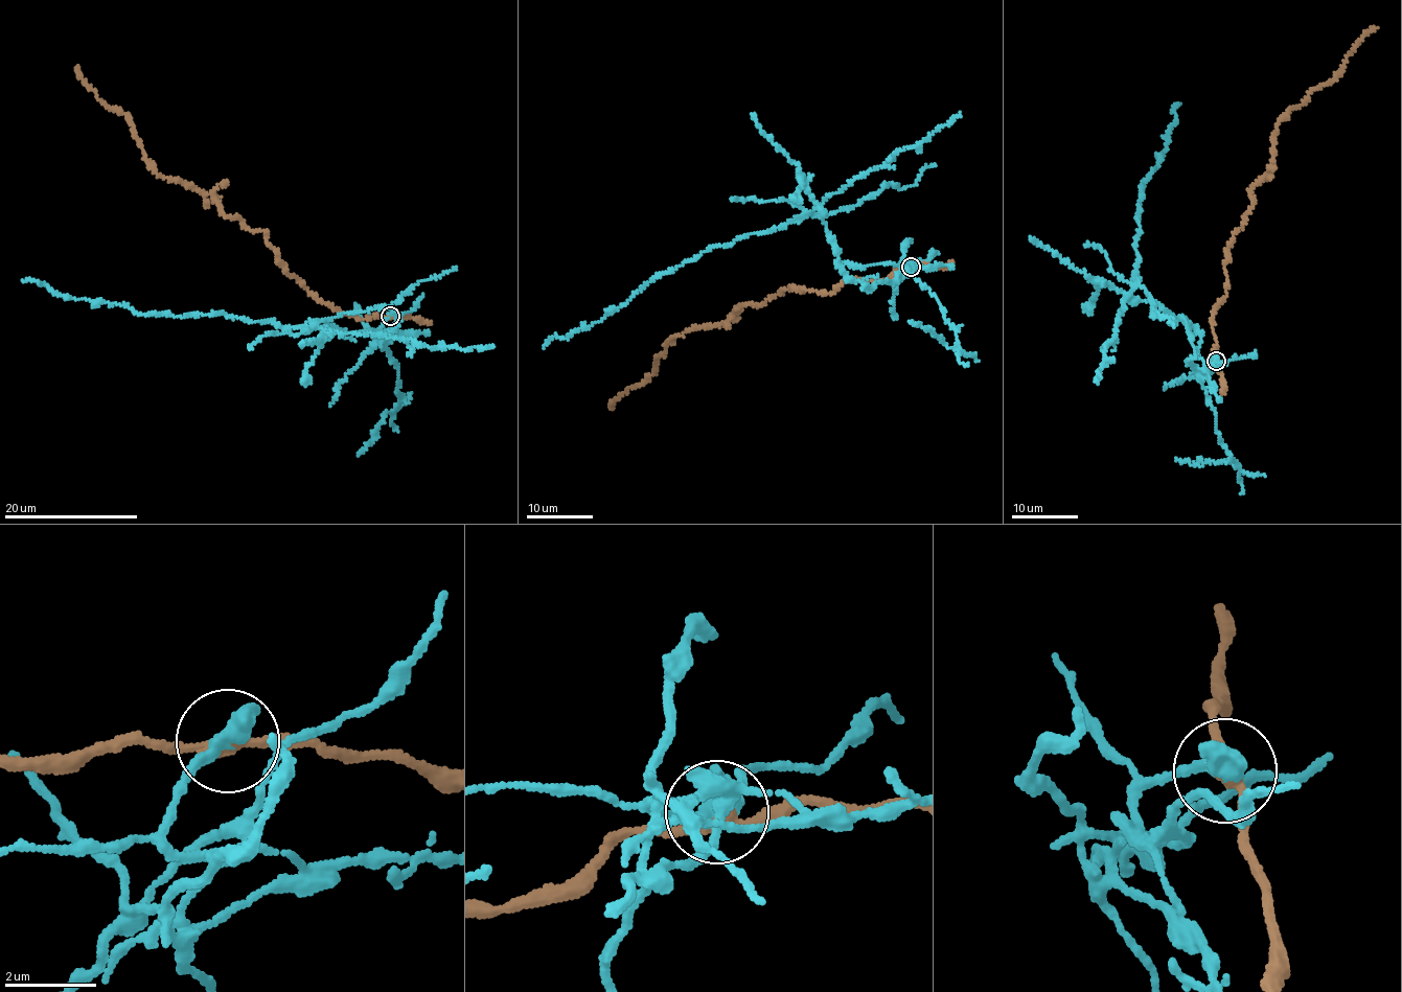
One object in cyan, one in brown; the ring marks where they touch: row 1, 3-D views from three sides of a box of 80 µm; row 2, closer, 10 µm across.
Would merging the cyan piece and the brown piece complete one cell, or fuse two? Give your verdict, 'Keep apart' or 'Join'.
Keep apart

